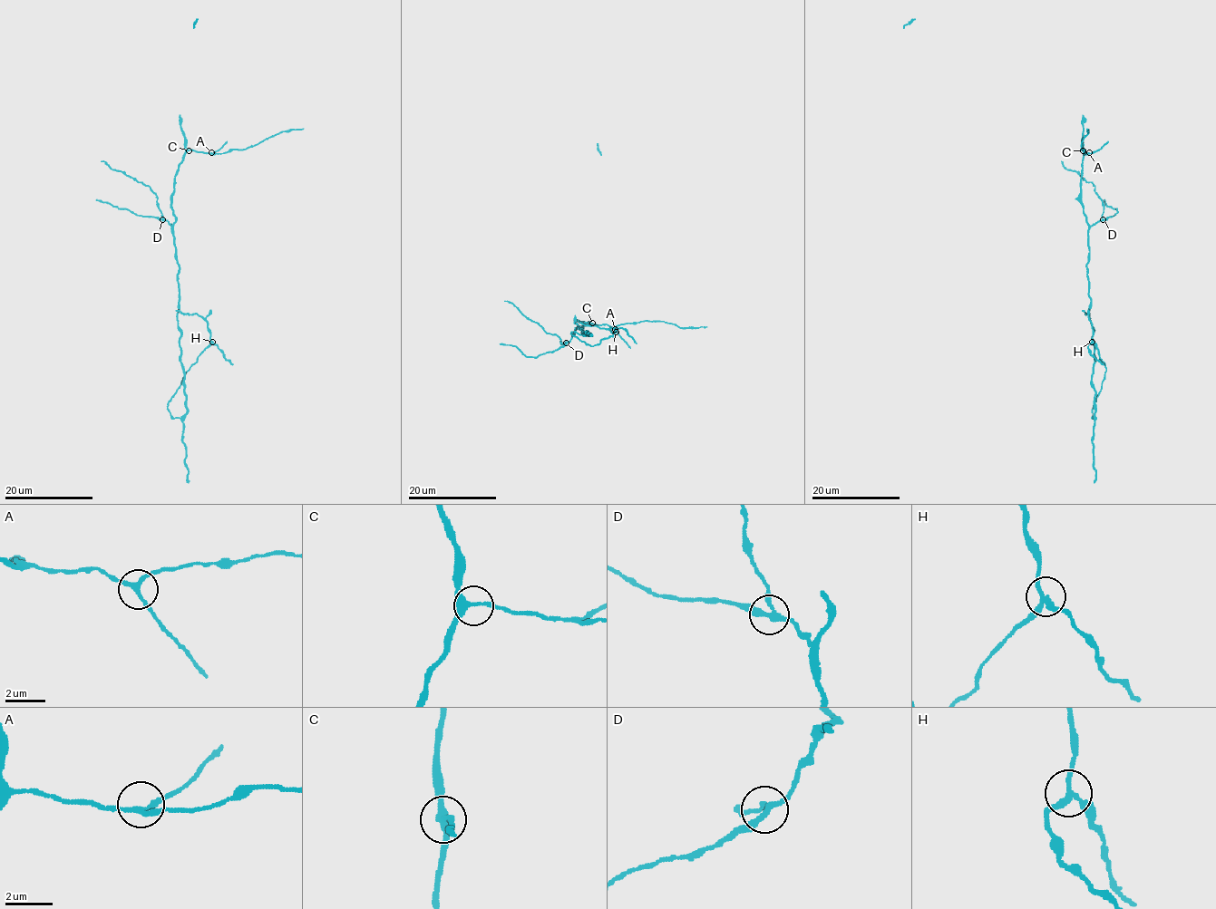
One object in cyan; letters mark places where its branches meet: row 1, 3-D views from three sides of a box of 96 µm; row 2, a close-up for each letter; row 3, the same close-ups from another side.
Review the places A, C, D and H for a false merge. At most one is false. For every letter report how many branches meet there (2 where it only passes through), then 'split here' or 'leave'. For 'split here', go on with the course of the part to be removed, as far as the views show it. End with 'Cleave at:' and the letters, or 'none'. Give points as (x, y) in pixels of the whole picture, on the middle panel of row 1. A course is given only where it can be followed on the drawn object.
A: 3 branches meet; leave
C: 3 branches meet; leave
D: 3 branches meet; leave
H: 3 branches meet; split here; foreign part runs (615, 332), (578, 322)
Cleave at: H

